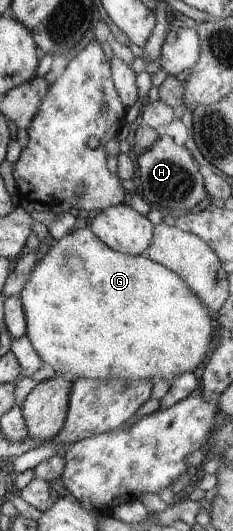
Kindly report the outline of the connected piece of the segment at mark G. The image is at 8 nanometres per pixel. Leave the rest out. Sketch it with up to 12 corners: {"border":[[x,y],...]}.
{"border":[[75,228],[23,290],[57,375],[168,381],[212,351],[173,270]]}

